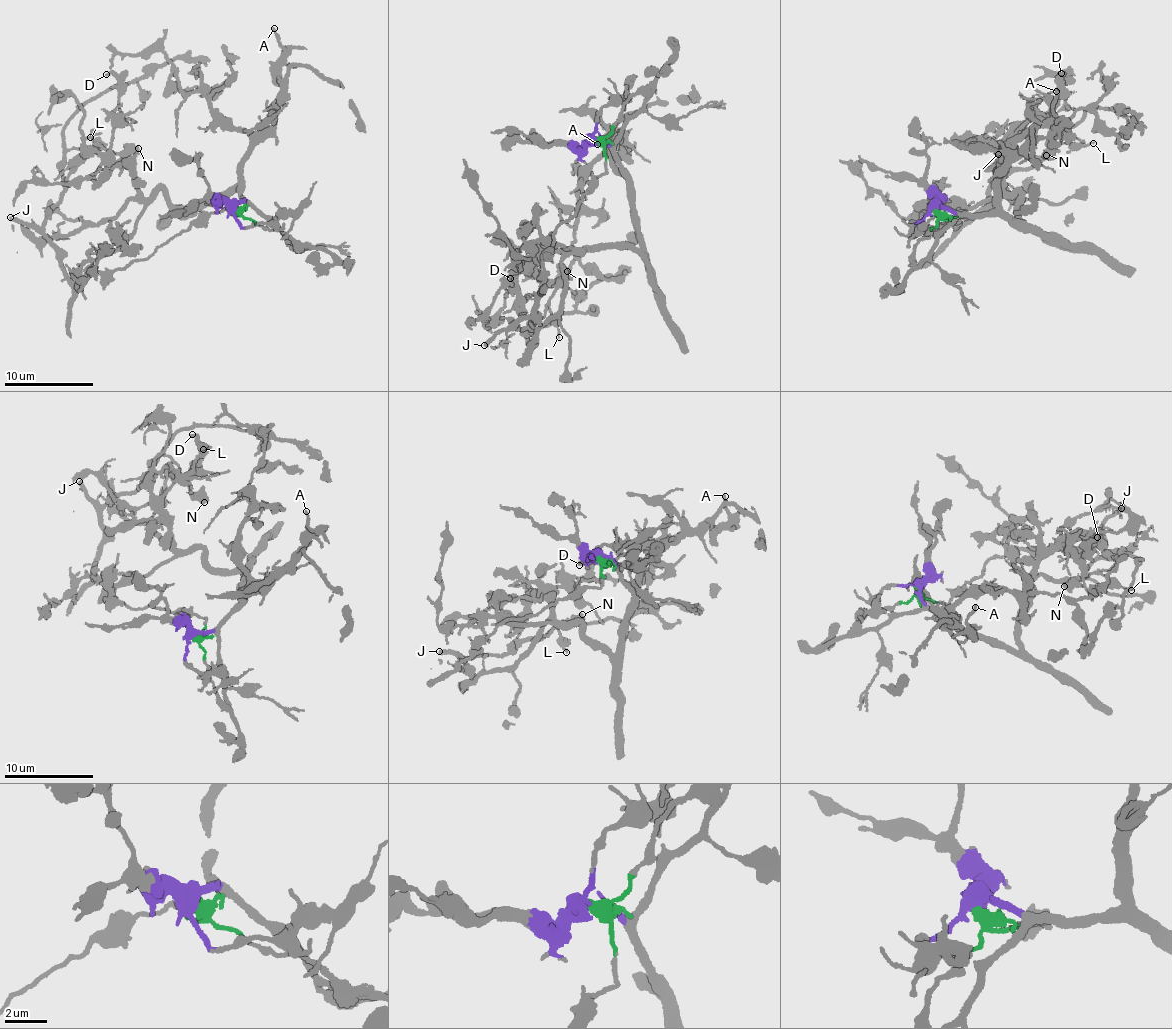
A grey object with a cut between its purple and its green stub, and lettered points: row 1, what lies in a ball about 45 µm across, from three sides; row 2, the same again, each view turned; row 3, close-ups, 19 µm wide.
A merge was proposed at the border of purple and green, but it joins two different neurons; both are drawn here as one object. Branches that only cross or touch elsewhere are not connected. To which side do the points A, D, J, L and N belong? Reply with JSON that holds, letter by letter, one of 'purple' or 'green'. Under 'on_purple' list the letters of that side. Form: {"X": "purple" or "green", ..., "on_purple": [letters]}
{"A": "purple", "D": "purple", "J": "green", "L": "green", "N": "green", "on_purple": ["A", "D"]}

